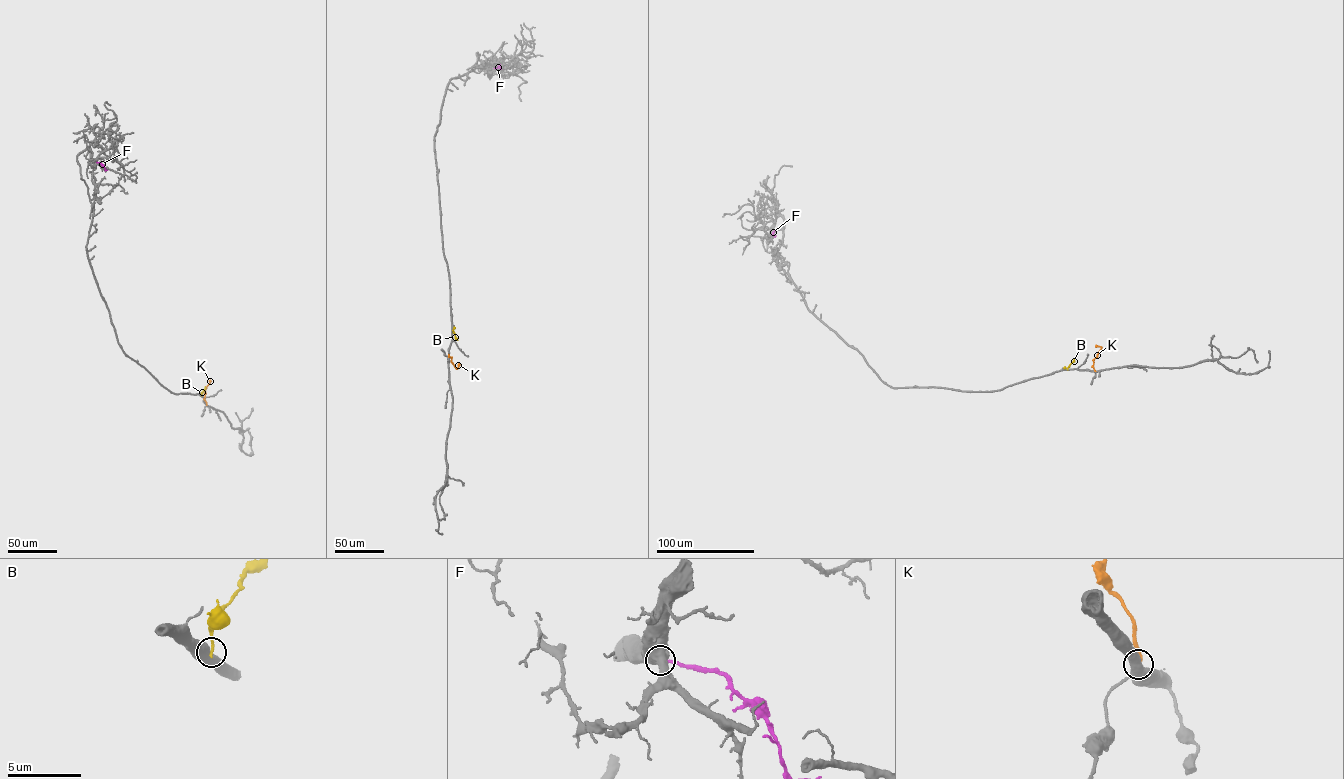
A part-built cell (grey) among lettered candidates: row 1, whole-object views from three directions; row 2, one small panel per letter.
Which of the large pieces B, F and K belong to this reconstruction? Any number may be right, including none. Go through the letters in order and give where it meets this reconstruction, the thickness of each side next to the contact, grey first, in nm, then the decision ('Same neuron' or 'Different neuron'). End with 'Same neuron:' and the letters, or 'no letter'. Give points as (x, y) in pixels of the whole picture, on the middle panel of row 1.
B: Touches grey at (452, 330). Thickness 750 nm (grey) against 190 nm. Different neuron
F: Touches grey at (494, 68). Thickness 700 nm (grey) against 240 nm. Same neuron
K: Touches grey at (448, 357). Thickness 480 nm (grey) against 240 nm. Different neuron
Same neuron: F

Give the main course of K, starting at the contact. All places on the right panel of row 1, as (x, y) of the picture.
K: (1095, 371), (1093, 360), (1101, 347), (1095, 346)

